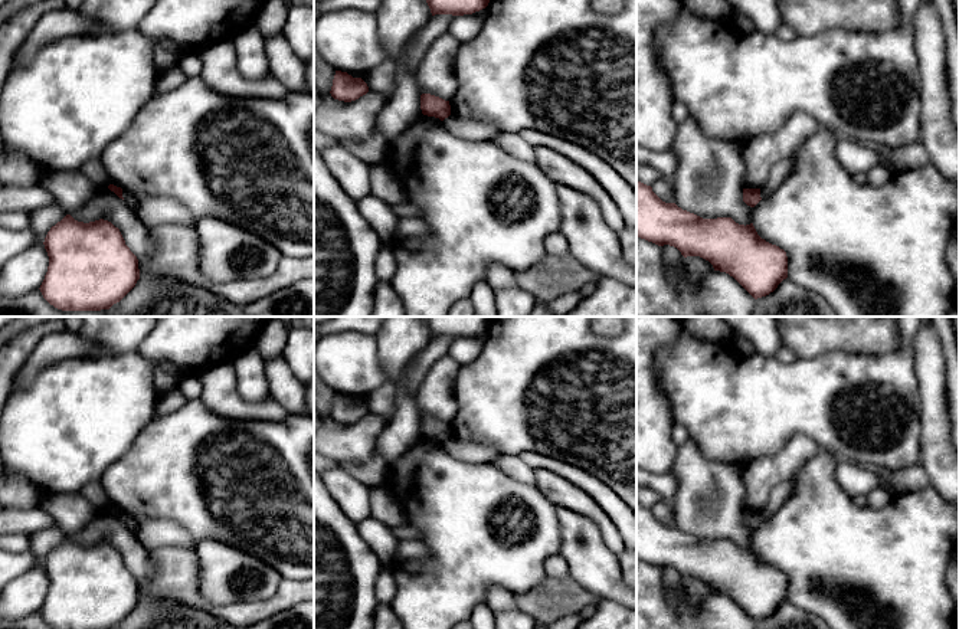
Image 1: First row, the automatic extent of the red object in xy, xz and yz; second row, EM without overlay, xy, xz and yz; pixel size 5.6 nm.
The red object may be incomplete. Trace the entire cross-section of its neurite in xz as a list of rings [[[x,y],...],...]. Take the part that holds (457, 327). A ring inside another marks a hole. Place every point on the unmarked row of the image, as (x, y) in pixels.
[[[422,317],[435,337],[464,338],[485,331],[492,317]]]

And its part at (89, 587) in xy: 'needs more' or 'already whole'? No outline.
already whole

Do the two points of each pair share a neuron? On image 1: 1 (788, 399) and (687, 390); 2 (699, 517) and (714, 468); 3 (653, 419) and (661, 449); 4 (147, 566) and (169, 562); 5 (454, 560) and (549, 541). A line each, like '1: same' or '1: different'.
1: same
2: same
3: same
4: different
5: same

